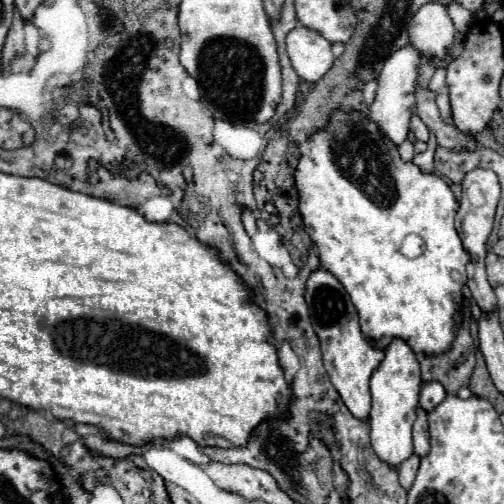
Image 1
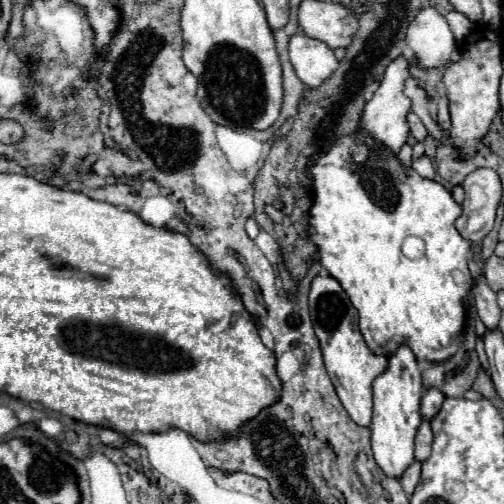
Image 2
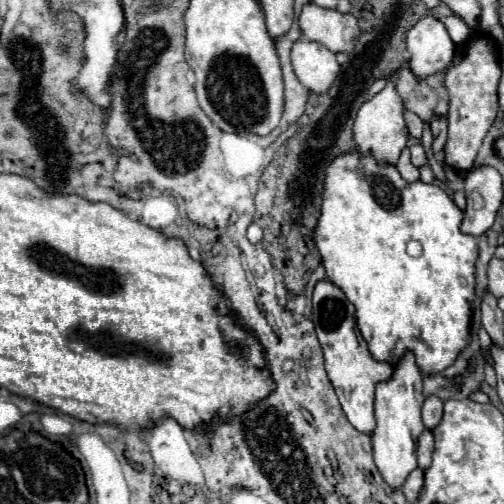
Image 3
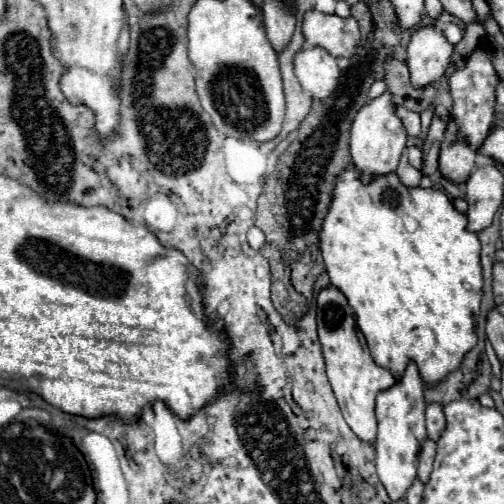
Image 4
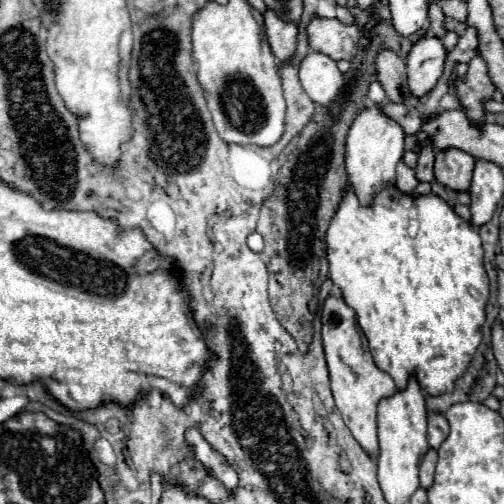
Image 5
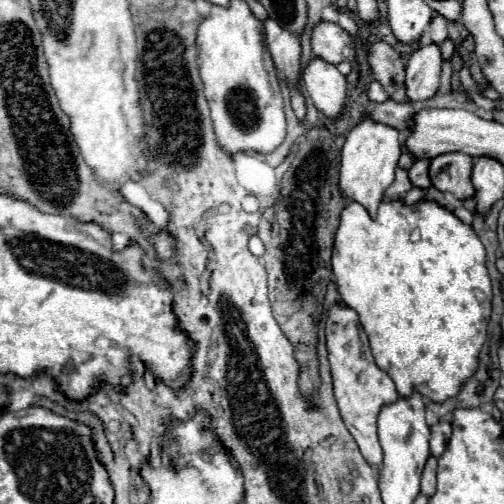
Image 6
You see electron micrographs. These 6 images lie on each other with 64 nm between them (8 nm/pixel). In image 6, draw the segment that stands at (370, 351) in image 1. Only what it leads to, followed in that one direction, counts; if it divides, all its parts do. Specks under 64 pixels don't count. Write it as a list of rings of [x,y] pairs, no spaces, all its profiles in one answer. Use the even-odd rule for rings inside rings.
[[[332,306],[326,322],[326,348],[328,348],[328,360],[332,366],[332,378],[334,378],[334,396],[342,414],[342,420],[346,428],[350,430],[352,438],[356,440],[364,460],[370,466],[382,464],[382,448],[376,436],[376,418],[386,404],[394,404],[398,400],[396,386],[392,378],[382,372],[374,356],[362,356],[364,350],[364,332],[360,330],[358,314],[348,306]]]

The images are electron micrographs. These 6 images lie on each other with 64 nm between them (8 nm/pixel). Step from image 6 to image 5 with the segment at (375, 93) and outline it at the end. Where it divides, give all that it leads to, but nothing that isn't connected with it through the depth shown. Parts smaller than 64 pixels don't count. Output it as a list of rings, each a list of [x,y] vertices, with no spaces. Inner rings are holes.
[[[372,82],[372,84],[370,84],[368,98],[370,98],[374,104],[384,104],[384,102],[388,100],[388,98],[386,98],[386,92],[384,92],[384,88],[382,88],[378,82]]]

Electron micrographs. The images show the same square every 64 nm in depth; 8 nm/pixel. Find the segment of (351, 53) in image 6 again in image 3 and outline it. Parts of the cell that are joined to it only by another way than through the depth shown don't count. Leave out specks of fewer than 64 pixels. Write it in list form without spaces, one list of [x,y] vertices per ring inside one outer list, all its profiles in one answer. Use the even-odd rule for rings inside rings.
[[[308,4],[300,14],[300,30],[310,42],[324,44],[330,52],[352,52],[360,28],[352,14],[340,14],[338,10],[320,8]]]

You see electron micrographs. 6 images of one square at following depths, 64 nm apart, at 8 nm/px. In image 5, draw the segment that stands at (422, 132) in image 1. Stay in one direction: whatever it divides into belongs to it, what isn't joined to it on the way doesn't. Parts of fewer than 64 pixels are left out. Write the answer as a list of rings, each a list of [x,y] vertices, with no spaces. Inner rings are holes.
[[[386,102],[386,104],[380,106],[380,110],[382,110],[388,118],[396,120],[406,134],[418,134],[418,132],[420,132],[422,118],[420,118],[420,112],[418,112],[416,108],[408,108],[408,106],[404,106],[404,104]]]

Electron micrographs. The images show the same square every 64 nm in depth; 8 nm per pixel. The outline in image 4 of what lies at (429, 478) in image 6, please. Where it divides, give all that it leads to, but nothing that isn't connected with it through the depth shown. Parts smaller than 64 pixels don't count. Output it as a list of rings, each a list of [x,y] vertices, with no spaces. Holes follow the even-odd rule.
[[[426,440],[420,452],[420,466],[418,466],[418,478],[422,484],[428,482],[428,476],[432,472],[432,464],[434,464],[434,456],[436,456],[436,444],[432,440]]]

